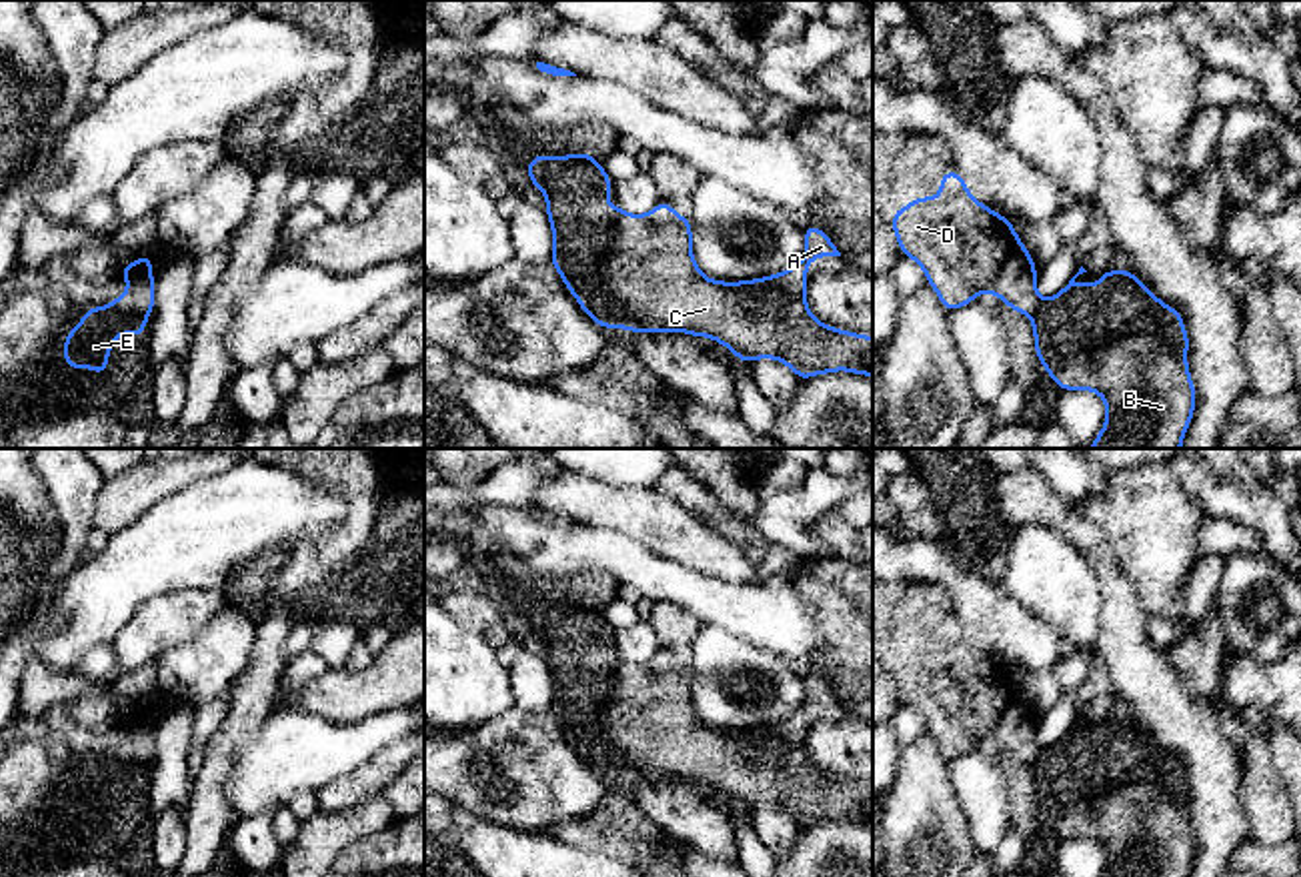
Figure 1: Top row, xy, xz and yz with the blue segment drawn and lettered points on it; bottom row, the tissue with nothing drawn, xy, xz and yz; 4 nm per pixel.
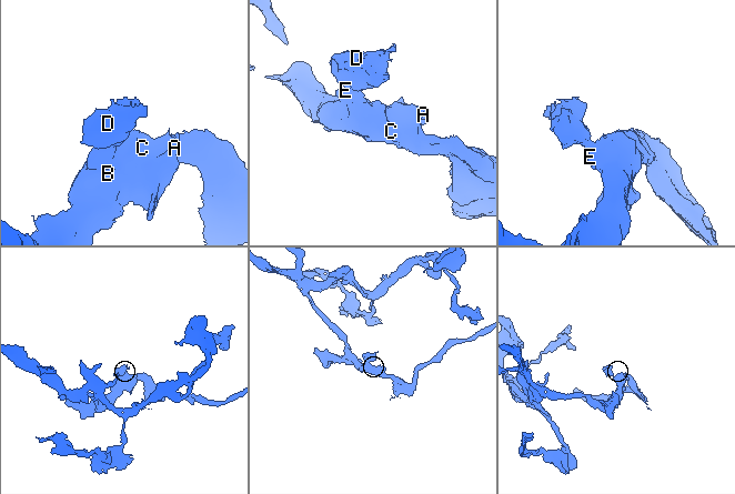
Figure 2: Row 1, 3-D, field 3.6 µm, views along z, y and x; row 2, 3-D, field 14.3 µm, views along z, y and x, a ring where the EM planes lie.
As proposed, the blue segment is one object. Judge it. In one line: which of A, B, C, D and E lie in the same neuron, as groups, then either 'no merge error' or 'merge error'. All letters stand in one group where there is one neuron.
A B C E / D; merge error

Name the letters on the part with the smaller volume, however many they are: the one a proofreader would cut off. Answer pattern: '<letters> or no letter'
D

